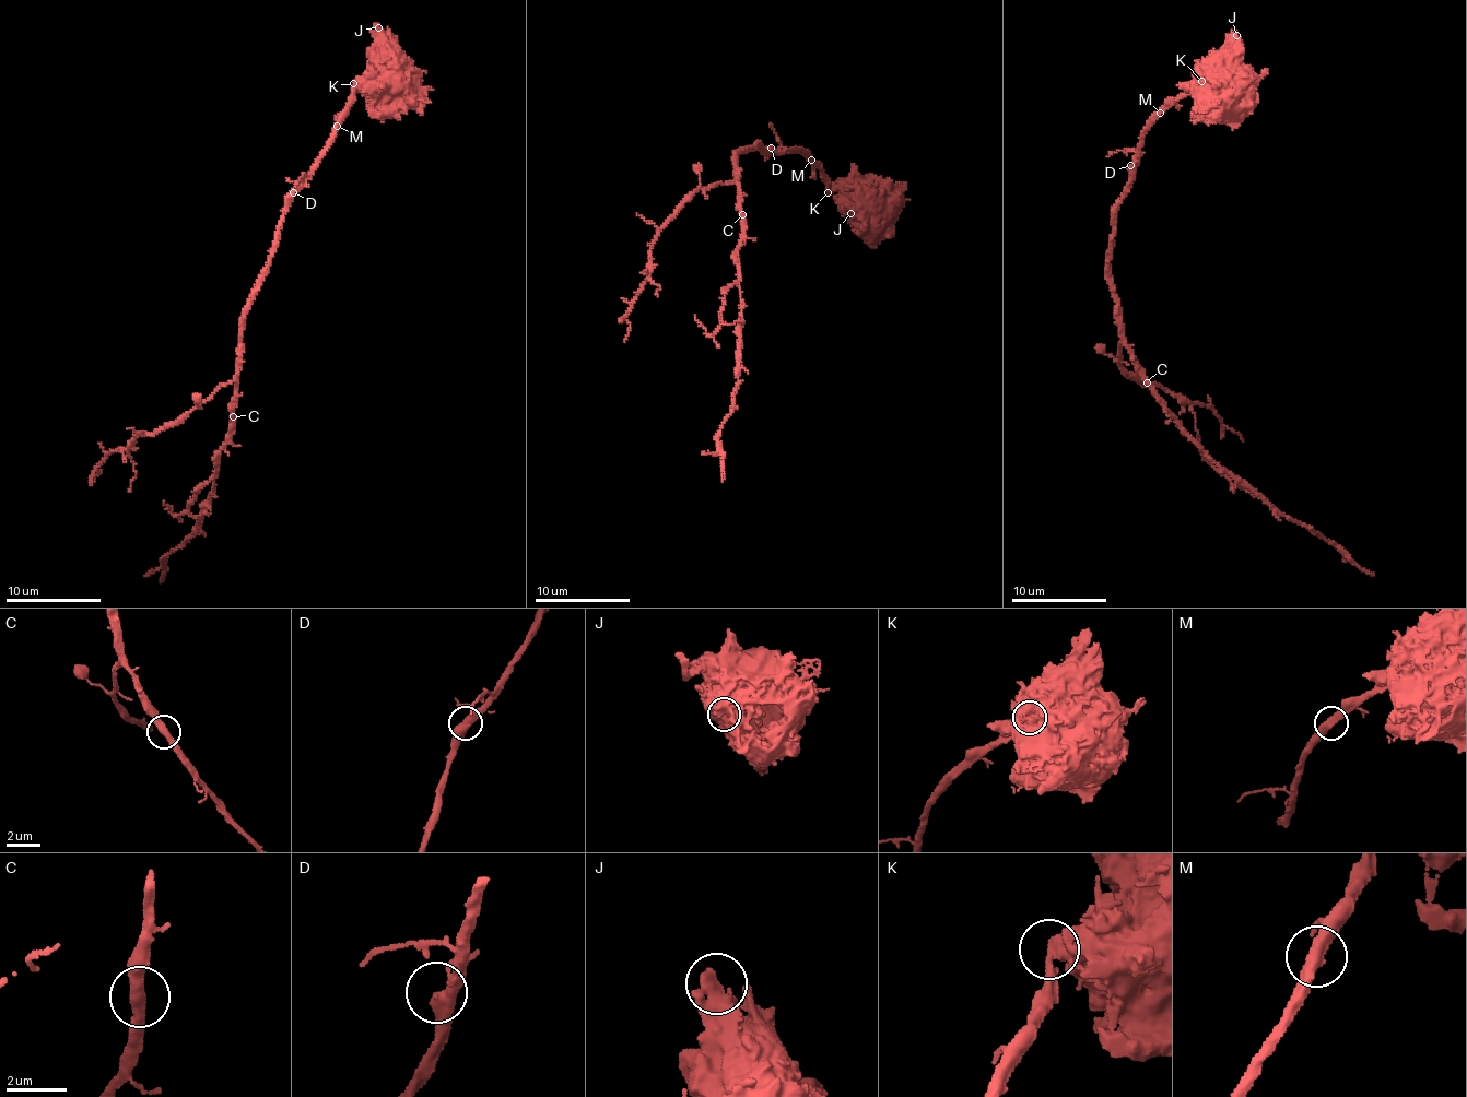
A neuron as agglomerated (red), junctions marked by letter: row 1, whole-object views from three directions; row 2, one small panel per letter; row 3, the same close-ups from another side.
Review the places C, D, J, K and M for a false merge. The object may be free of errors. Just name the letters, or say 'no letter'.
K

